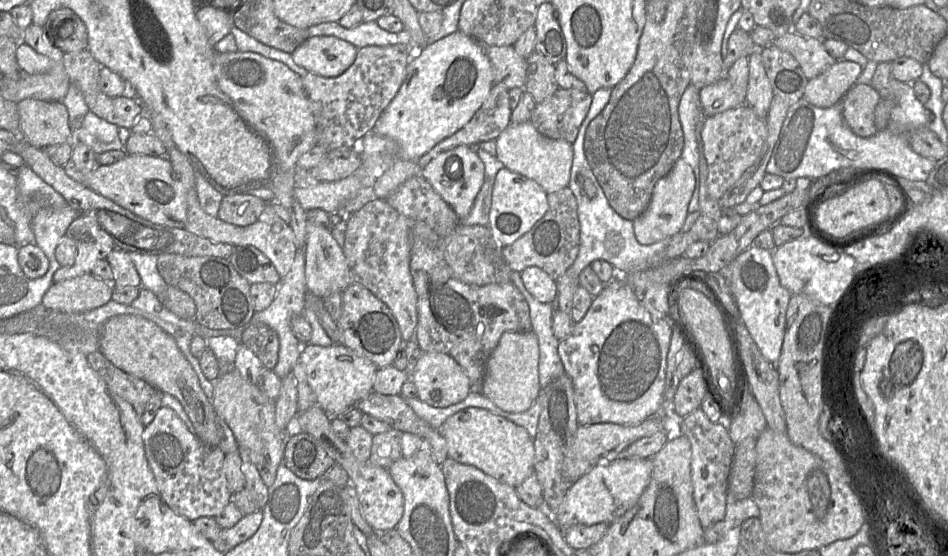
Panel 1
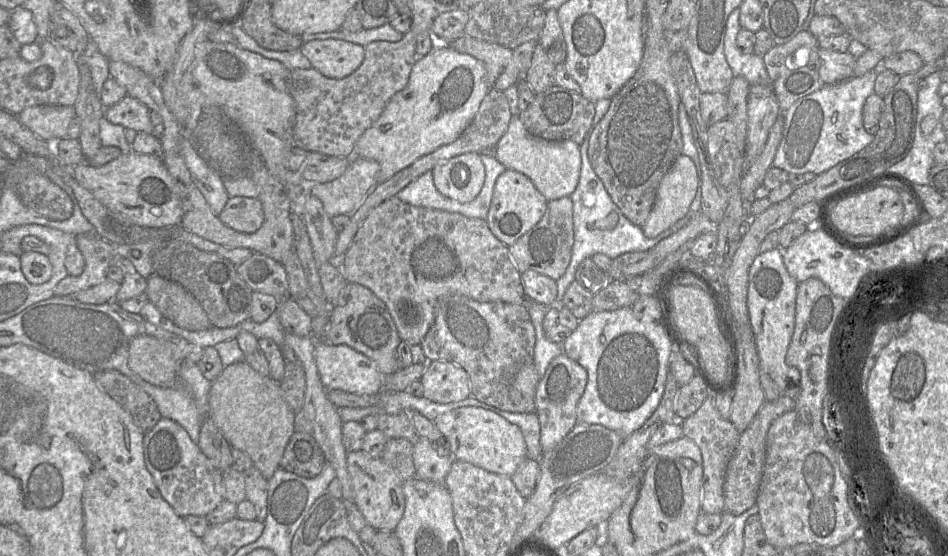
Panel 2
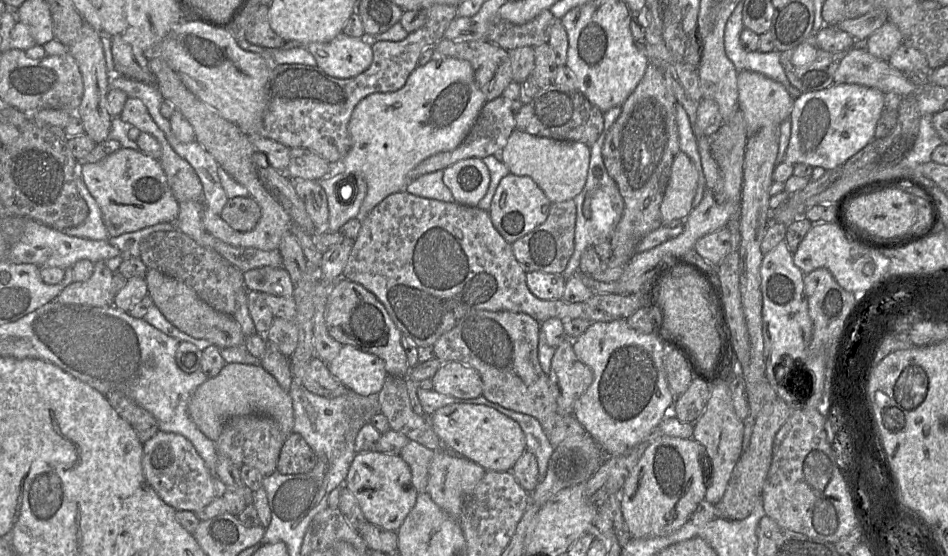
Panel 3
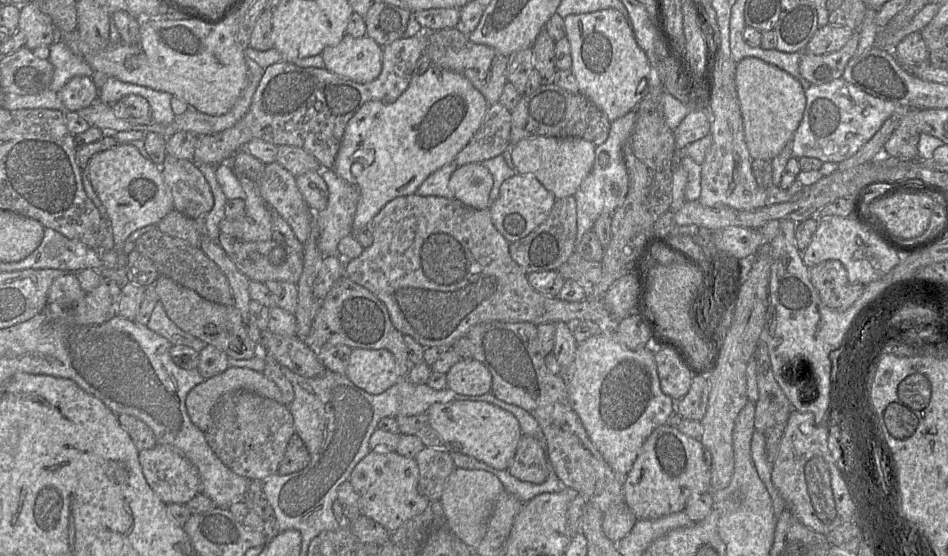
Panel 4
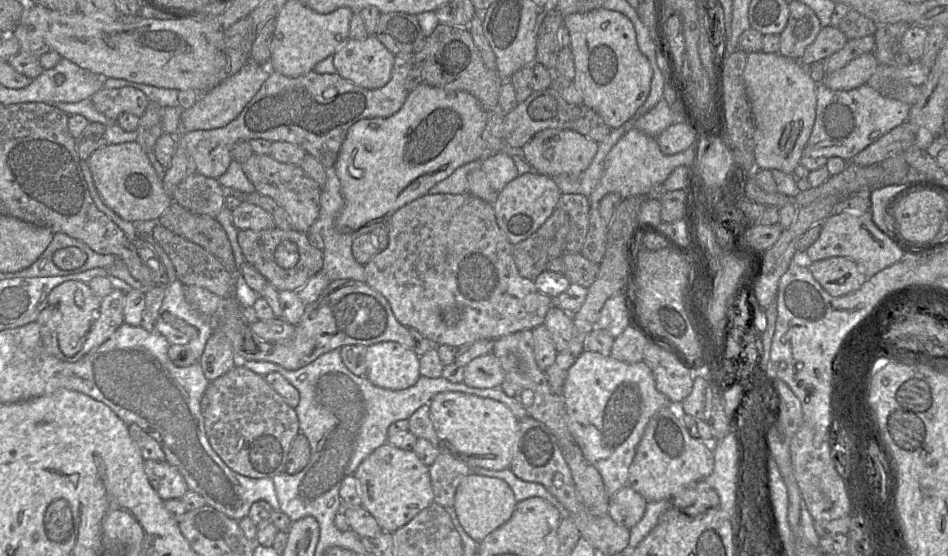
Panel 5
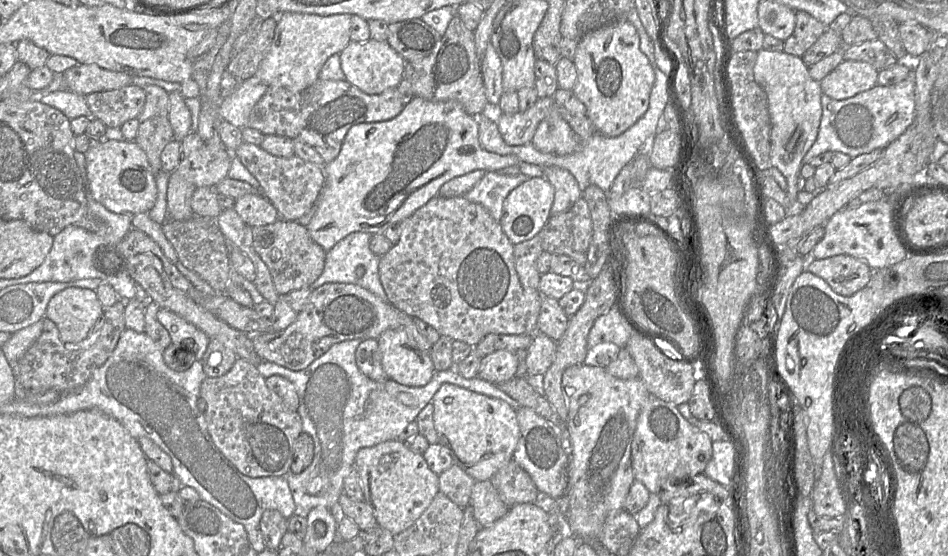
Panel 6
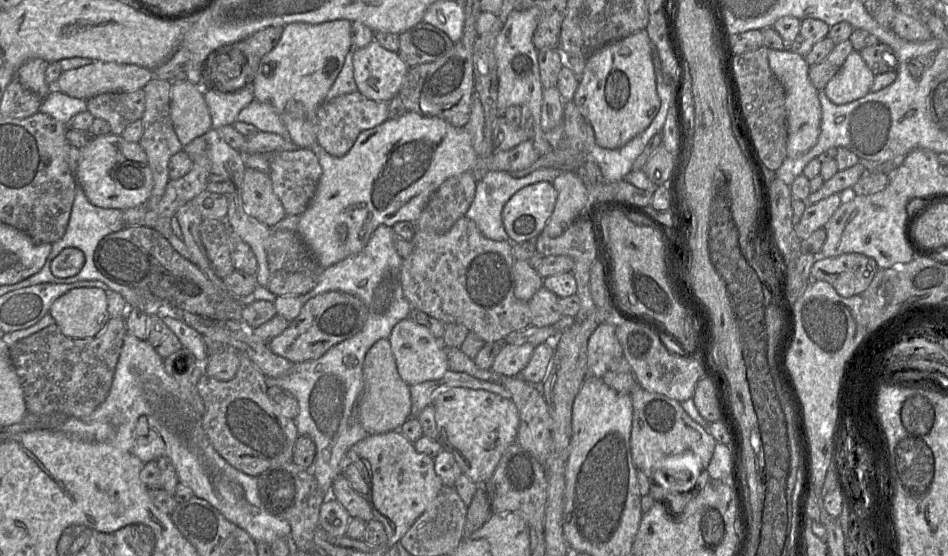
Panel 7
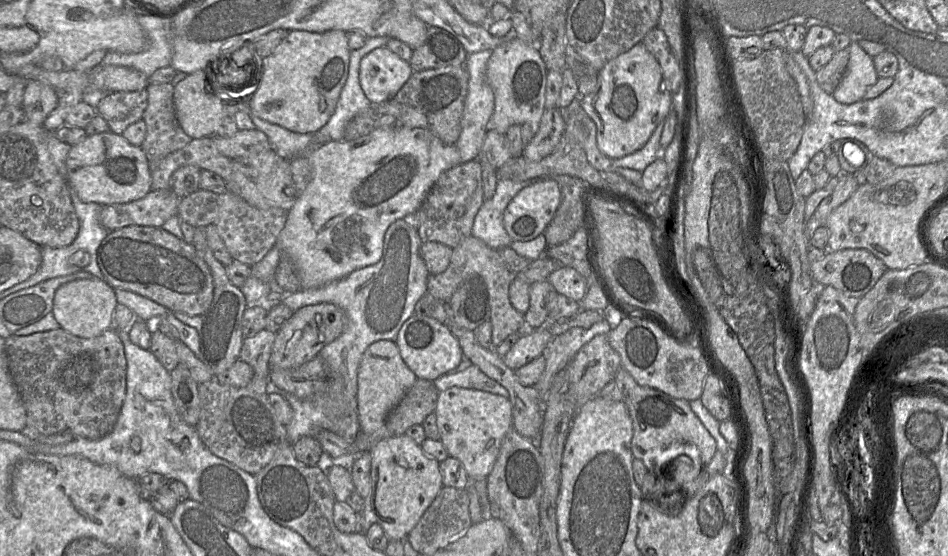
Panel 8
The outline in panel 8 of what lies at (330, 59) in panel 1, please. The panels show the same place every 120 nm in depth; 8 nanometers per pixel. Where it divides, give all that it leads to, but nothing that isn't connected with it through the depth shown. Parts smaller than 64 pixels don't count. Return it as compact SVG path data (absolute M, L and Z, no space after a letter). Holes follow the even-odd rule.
M384 46L362 58L359 81L365 96L377 105L394 97L412 73L409 62Z

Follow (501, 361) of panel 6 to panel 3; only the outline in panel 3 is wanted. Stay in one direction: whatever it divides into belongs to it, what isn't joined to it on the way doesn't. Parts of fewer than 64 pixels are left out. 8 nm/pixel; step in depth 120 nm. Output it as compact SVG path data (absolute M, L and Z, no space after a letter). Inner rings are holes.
M460 362L443 363L431 380L433 390L446 396L471 399L482 395L483 386L479 373Z

